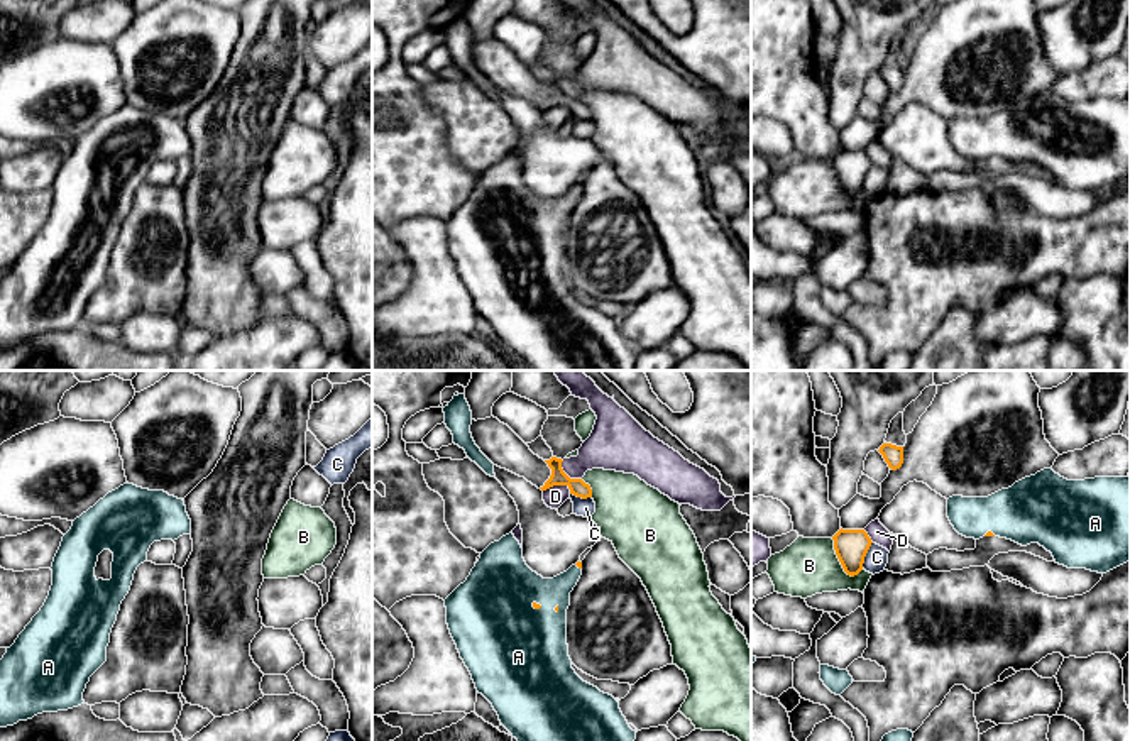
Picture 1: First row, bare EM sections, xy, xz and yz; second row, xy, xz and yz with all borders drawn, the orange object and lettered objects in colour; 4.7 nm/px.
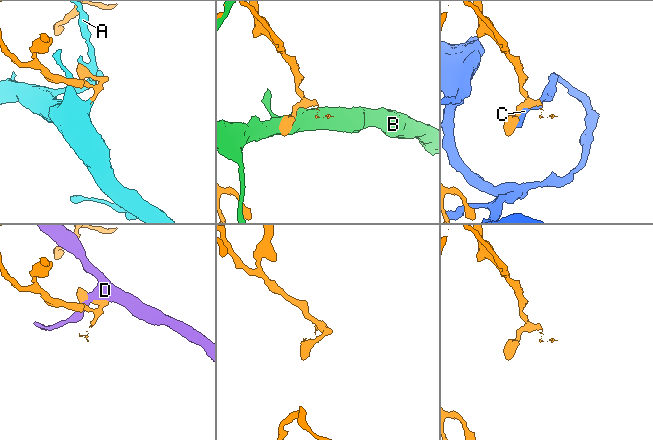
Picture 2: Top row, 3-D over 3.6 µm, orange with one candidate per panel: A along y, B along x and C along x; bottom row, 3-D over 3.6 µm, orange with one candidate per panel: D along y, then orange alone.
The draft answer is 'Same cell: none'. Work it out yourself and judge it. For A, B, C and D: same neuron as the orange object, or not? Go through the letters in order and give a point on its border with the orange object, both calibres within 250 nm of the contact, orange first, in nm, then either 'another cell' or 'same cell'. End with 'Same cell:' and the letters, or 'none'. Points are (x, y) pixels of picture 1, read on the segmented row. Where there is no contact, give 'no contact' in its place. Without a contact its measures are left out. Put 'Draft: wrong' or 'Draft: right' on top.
Draft: wrong
A: meets orange in xz at (535, 603); 30 nm thick on the orange side, 460 nm on the other; same cell
B: meets orange in yz at (839, 560); 160 nm thick on the orange side, 280 nm on the other; another cell
C: meets orange in yz at (865, 555); 160 nm thick on the orange side, 110 nm on the other; another cell
D: meets orange in xz at (557, 484); 80 nm thick on the orange side, 100 nm on the other; another cell
Same cell: A

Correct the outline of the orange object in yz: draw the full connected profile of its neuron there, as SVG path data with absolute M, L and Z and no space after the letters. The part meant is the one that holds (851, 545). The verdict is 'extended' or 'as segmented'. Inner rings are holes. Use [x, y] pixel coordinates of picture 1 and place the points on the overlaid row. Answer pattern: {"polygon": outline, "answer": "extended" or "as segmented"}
{"polygon": "M839 530L834 536L834 550L844 568L851 577L863 570L864 557L871 546L871 538L864 530Z", "answer": "as segmented"}

